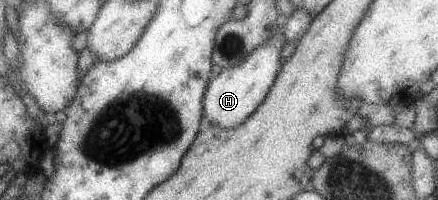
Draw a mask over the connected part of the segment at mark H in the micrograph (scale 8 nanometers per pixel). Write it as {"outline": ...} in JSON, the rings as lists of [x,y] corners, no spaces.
{"outline":[[[280,32],[278,37],[255,49],[241,64],[223,69],[215,79],[212,79],[203,101],[205,121],[210,121],[224,129],[232,129],[252,115],[278,77],[282,67],[278,54],[283,47],[283,33]]]}

